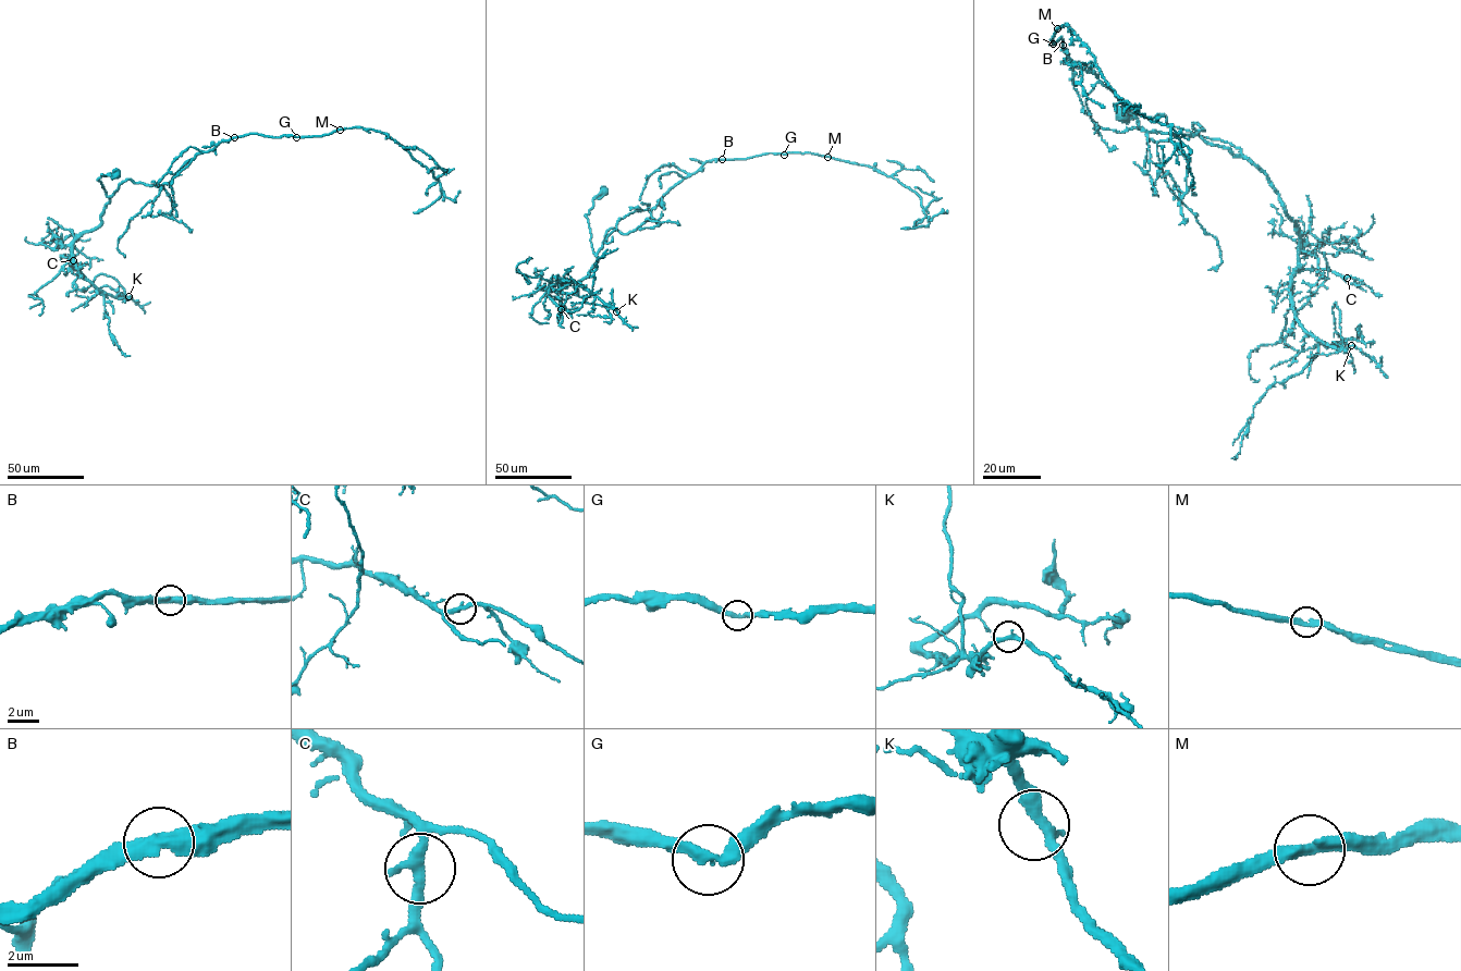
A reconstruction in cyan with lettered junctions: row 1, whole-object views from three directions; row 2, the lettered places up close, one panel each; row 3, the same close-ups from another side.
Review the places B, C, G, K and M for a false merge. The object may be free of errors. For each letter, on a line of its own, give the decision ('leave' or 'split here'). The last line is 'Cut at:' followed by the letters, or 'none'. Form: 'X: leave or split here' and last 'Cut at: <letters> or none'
B: leave
C: leave
G: leave
K: leave
M: leave
Cut at: none

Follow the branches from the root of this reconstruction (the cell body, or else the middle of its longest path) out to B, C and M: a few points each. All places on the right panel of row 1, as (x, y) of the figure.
B: (1122, 114), (1163, 114), (1242, 156), (1207, 144), (1196, 123), (1203, 131), (1193, 135), (1144, 131), (1063, 45)
C: (1122, 114), (1163, 114), (1171, 125), (1239, 147), (1265, 173), (1294, 221), (1298, 270), (1328, 269), (1347, 278)
M: (1122, 114), (1163, 114), (1242, 156), (1196, 123), (1144, 131), (1050, 42), (1057, 28)

